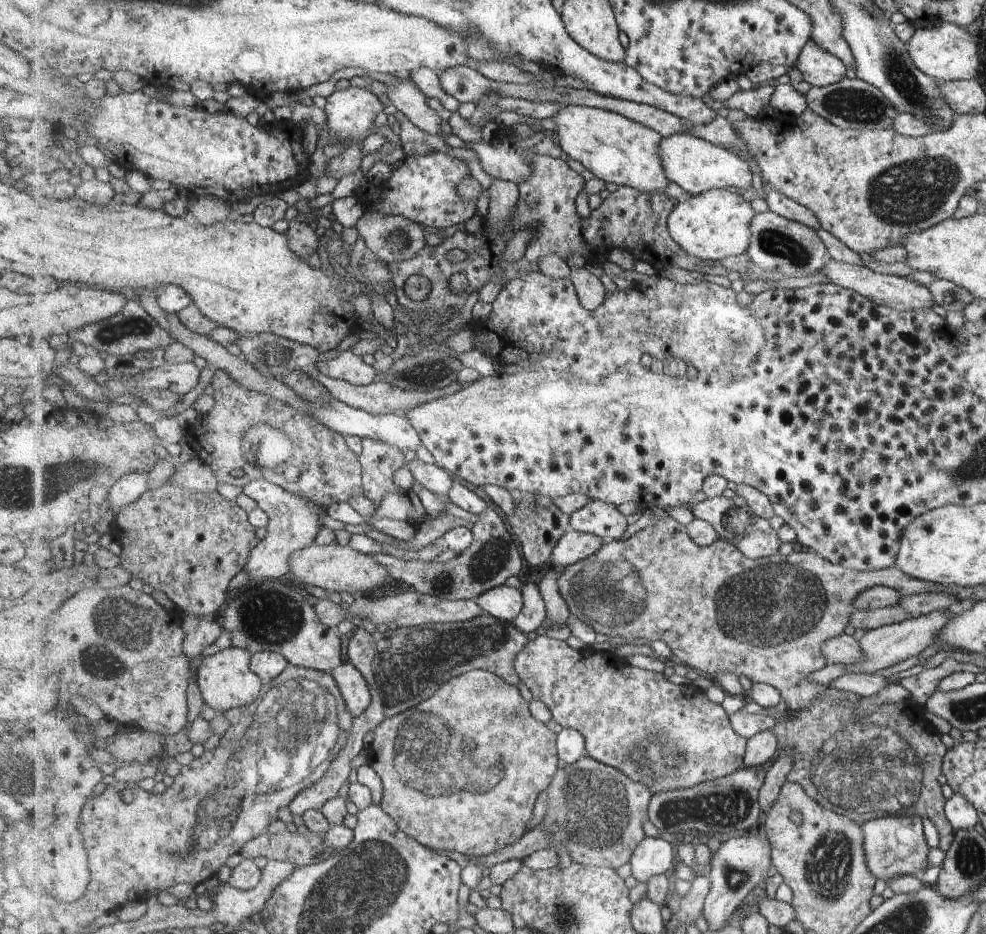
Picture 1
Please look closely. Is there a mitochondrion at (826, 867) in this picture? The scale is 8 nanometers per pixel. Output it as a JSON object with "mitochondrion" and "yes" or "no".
{"mitochondrion":"yes"}

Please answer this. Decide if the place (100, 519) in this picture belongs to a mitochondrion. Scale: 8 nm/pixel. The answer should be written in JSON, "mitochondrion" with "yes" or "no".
{"mitochondrion":"no"}

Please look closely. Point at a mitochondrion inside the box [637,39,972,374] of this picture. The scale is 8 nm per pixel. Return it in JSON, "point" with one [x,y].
{"point":[908,193]}

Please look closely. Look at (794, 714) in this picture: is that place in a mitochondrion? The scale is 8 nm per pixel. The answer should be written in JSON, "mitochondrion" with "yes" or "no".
{"mitochondrion":"no"}

